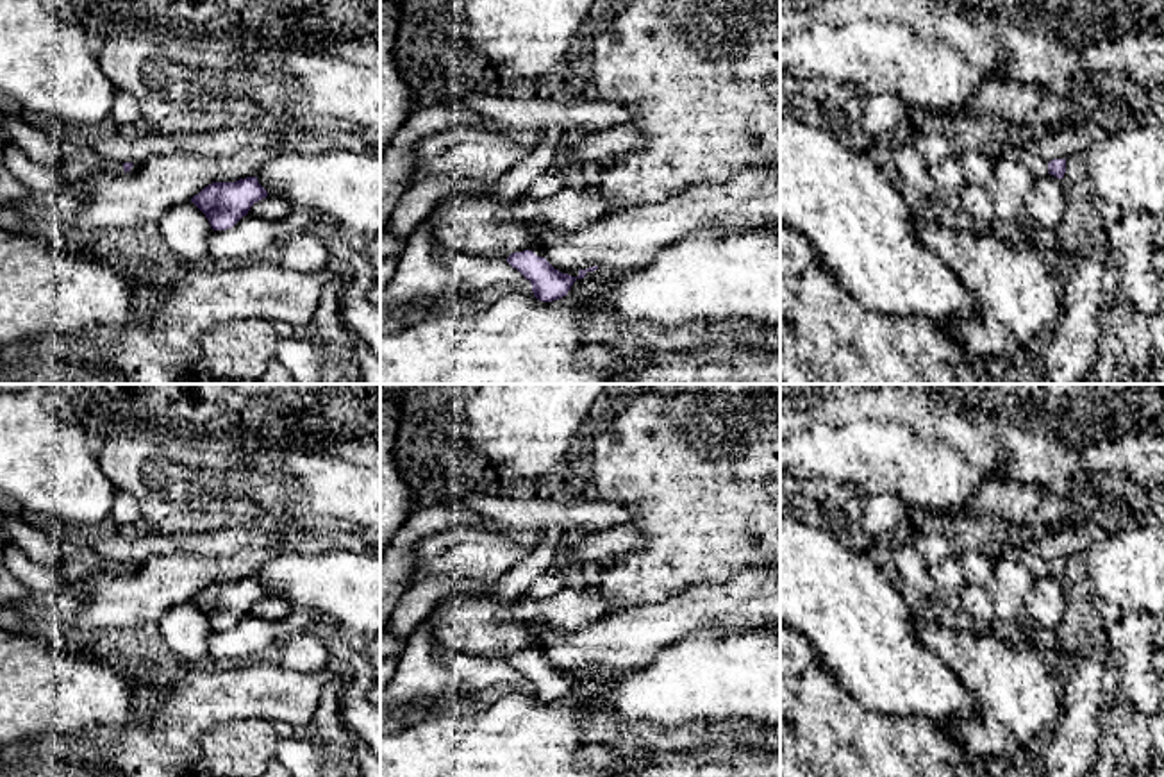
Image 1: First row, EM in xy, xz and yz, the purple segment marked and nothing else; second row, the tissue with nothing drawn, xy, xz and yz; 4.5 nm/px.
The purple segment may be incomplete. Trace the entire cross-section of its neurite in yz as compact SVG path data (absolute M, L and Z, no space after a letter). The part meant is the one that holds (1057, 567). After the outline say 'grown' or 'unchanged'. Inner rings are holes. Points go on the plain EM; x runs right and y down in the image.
M1019 550L1018 561L1025 564L1035 577L1044 577L1050 573L1057 579L1064 579L1066 573L1066 559L1053 559L1046 563L1043 557L1035 554Z; grown

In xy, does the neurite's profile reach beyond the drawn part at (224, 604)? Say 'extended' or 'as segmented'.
as segmented

